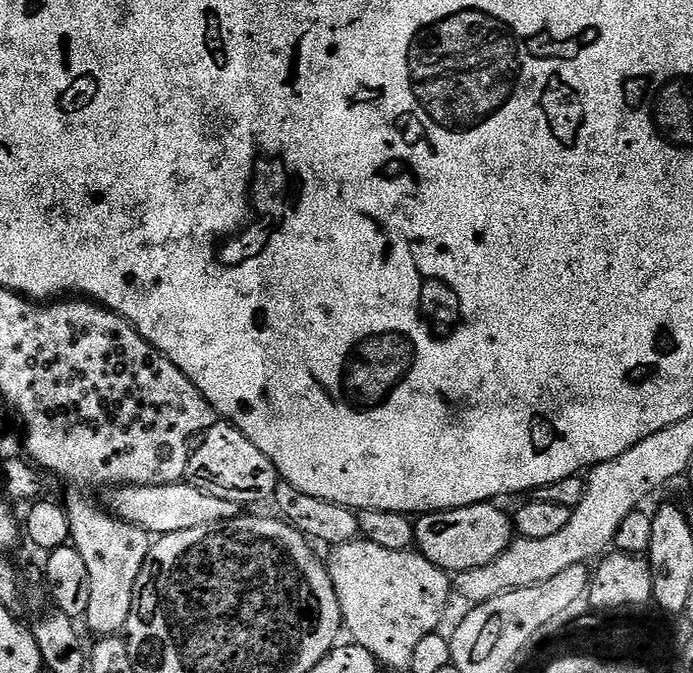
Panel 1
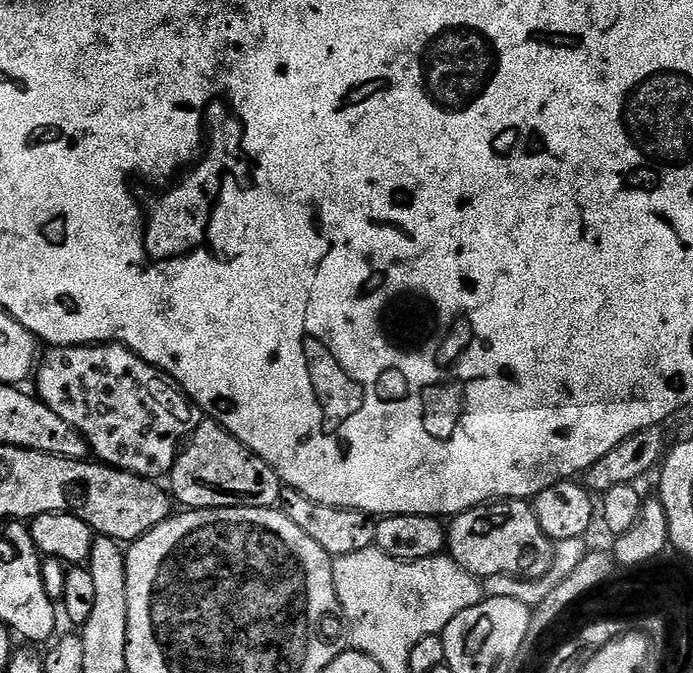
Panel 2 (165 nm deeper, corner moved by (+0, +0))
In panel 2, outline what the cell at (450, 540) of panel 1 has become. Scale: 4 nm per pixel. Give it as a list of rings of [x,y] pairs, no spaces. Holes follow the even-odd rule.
[[[527,499],[497,500],[451,517],[446,528],[446,552],[462,570],[477,578],[511,576],[537,581],[552,568],[554,544],[542,534]]]

